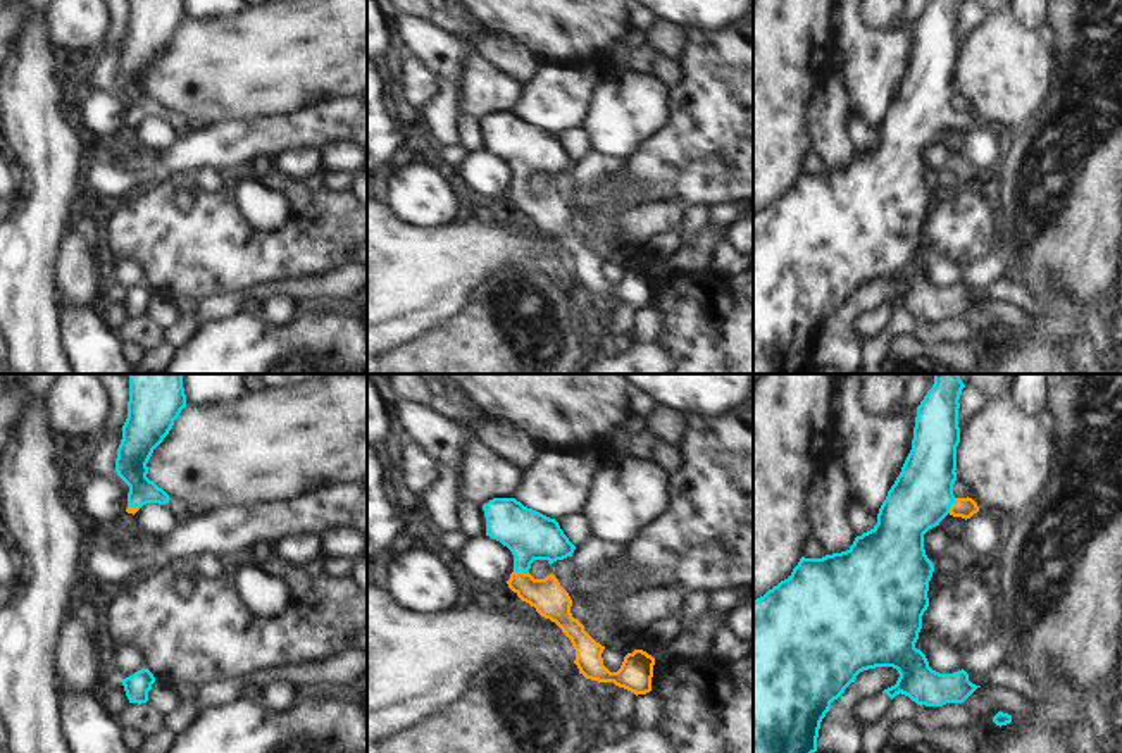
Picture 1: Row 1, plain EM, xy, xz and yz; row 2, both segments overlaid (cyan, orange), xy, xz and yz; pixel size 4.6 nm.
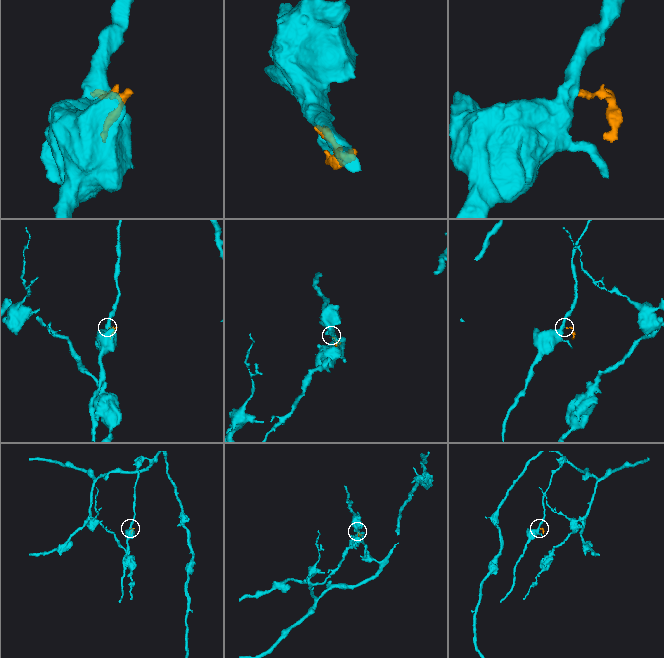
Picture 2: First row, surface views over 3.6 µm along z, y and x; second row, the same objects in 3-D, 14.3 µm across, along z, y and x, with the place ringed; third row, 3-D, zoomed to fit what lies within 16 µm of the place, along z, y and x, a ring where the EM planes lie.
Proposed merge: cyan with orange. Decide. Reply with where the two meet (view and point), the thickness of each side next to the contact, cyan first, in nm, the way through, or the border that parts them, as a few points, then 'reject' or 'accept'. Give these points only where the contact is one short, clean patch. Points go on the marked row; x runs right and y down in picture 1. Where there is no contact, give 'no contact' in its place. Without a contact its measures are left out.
meets cyan in yz at (950, 505); 280 nm thick on the cyan side, 100 nm on the other; runs through yz (921, 497), (950, 505), (964, 507); accept

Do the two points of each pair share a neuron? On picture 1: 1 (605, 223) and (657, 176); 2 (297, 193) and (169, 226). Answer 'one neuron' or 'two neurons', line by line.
1: two neurons
2: one neuron

